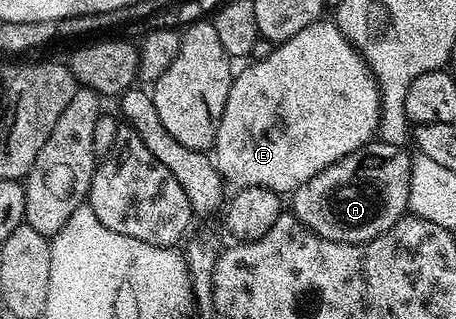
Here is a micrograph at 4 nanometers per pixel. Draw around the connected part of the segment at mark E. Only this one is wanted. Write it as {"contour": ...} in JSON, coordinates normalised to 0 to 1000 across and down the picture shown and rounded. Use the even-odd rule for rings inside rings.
{"contour":[[[675,82],[660,113],[601,141],[586,188],[548,191],[544,204],[513,241],[498,288],[471,448],[476,527],[504,586],[575,583],[625,614],[708,527],[820,442],[836,389],[836,282],[818,216],[774,144],[691,150],[691,88]]]}

